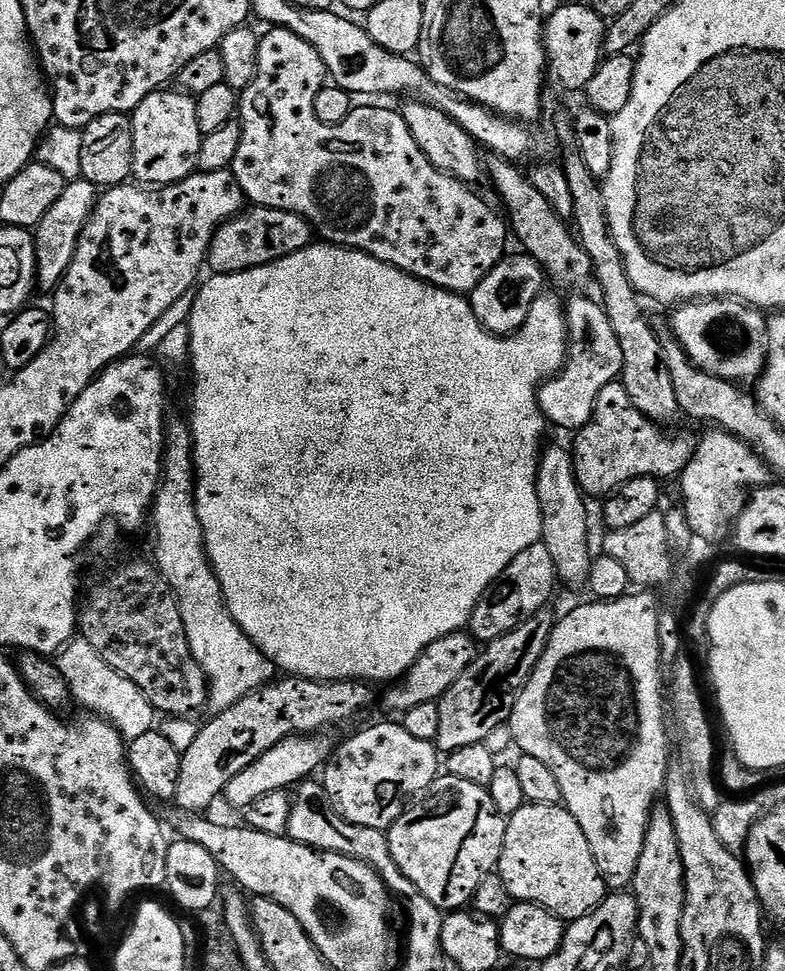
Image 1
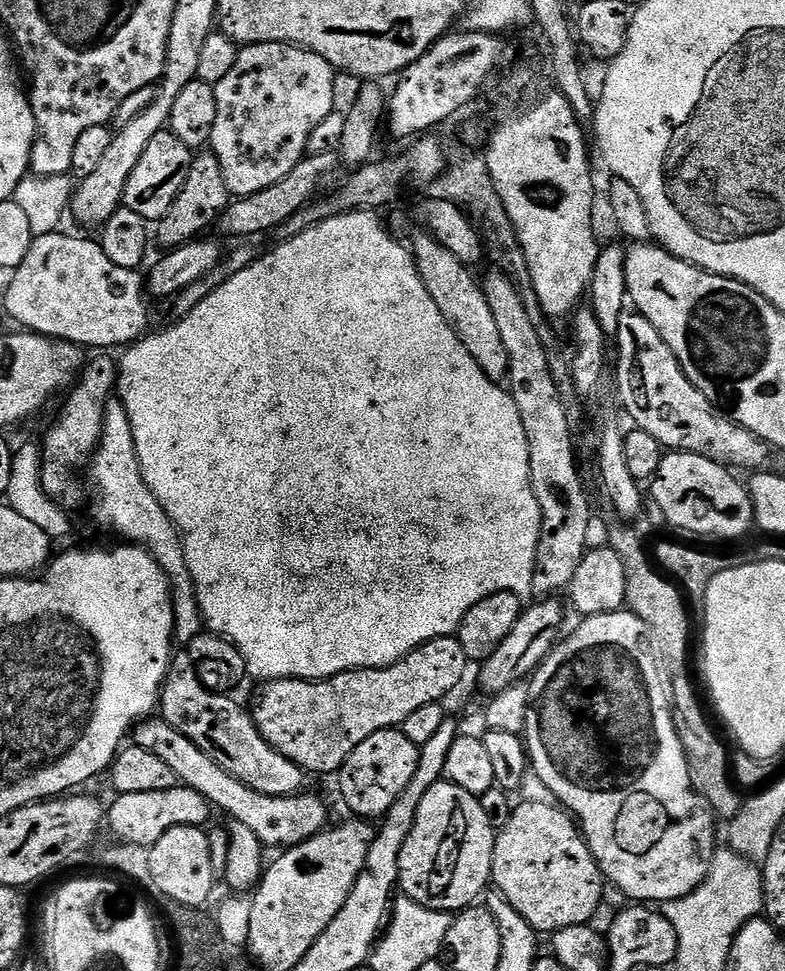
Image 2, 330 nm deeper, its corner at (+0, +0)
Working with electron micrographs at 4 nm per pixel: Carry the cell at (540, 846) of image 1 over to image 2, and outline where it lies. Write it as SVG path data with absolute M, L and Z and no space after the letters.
M530 801L517 803L508 821L497 831L490 880L495 891L501 892L506 902L510 902L510 906L514 906L514 910L518 910L518 914L522 914L522 918L526 918L526 922L530 922L530 926L540 934L551 934L566 926L589 923L593 919L591 916L599 910L600 899L606 889L600 867L596 865L596 859L573 817L563 807Z

